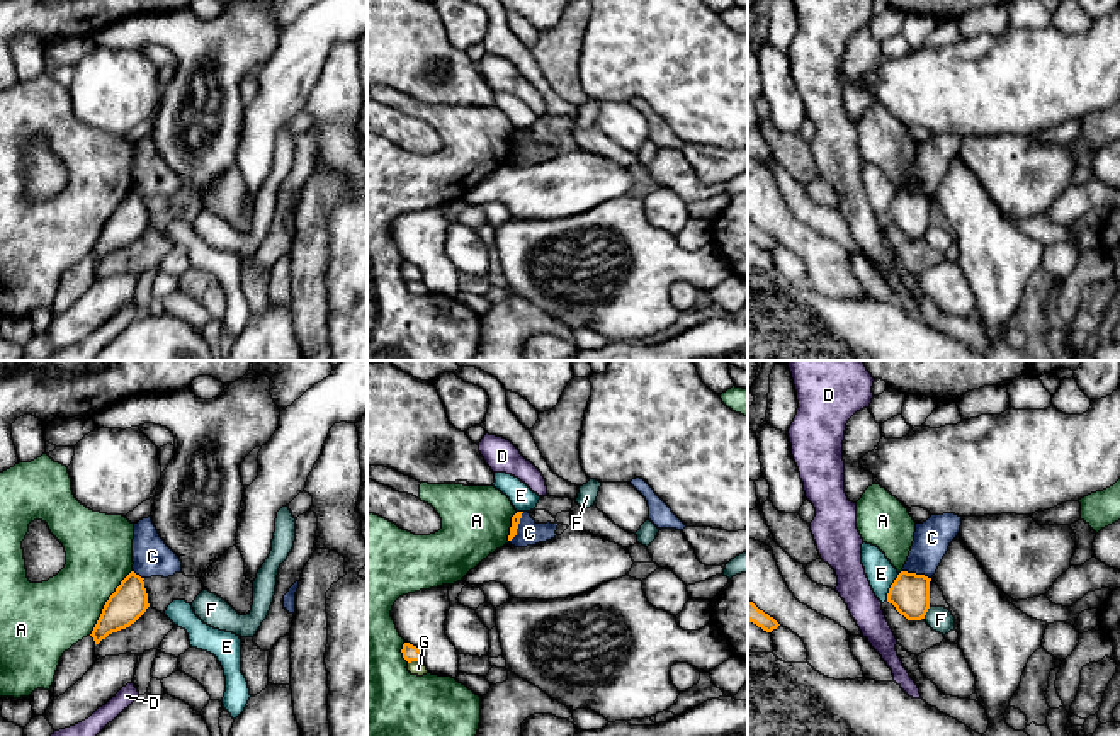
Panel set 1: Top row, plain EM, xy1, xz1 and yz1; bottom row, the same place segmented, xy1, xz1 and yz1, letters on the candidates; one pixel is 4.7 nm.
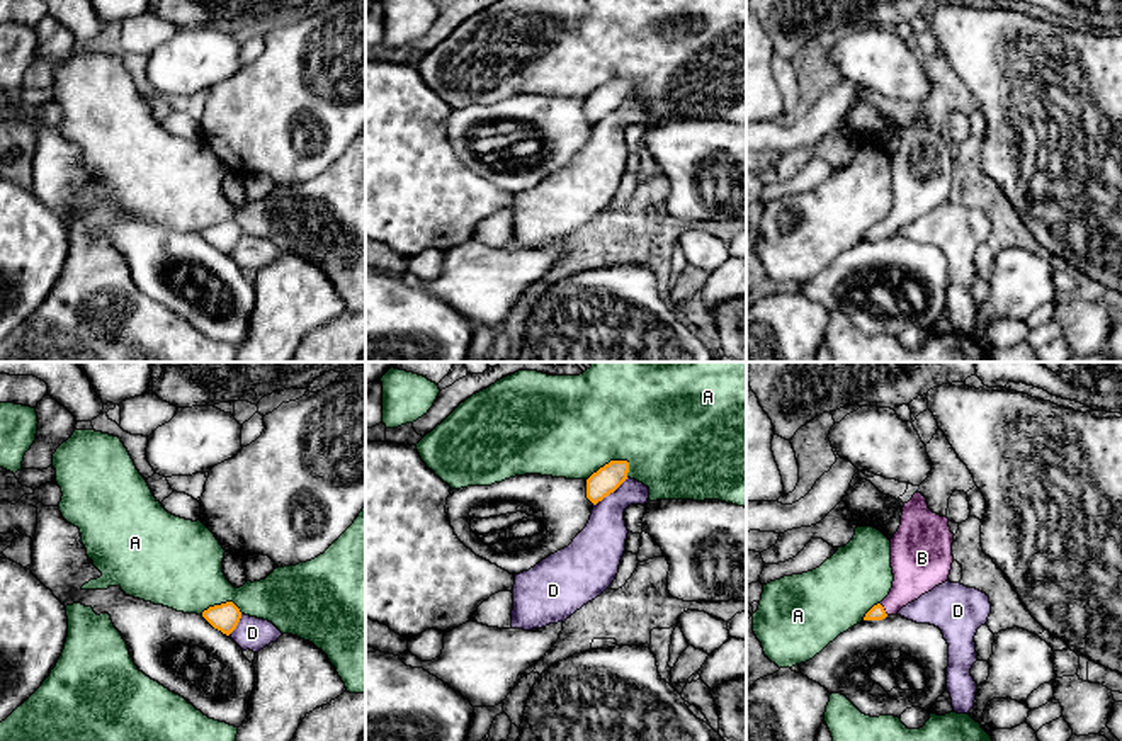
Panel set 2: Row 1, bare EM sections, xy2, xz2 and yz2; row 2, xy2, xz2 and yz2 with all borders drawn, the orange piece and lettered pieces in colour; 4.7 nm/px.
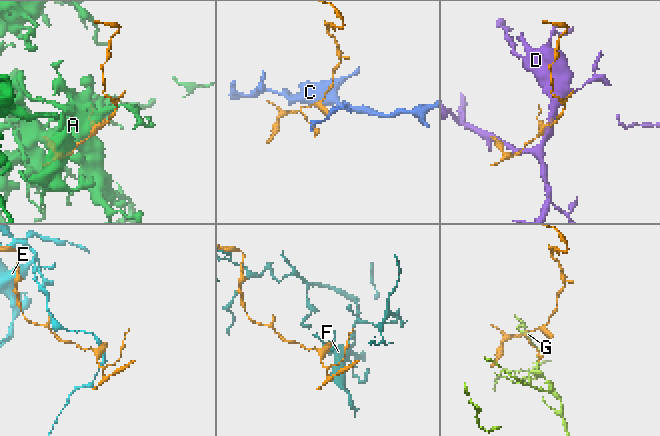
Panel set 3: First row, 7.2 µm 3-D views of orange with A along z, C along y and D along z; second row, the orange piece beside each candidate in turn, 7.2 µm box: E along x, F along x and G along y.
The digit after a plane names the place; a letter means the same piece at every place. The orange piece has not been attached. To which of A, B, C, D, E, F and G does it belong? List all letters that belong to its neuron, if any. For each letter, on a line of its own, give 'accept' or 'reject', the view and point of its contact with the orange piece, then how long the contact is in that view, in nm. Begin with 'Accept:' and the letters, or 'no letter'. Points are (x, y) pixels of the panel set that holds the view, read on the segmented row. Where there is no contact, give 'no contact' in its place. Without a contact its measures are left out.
Accept: B
A: reject | xy1 (106, 602) | 380 nm
B: accept | yz2 (883, 609) | 70 nm
C: reject | xz1 (517, 527) | 160 nm
D: reject | xz2 (611, 492) | 220 nm
E: reject | yz1 (891, 587) | 150 nm
F: reject | yz1 (927, 611) | 70 nm
G: reject | xz1 (413, 660) | 70 nm

